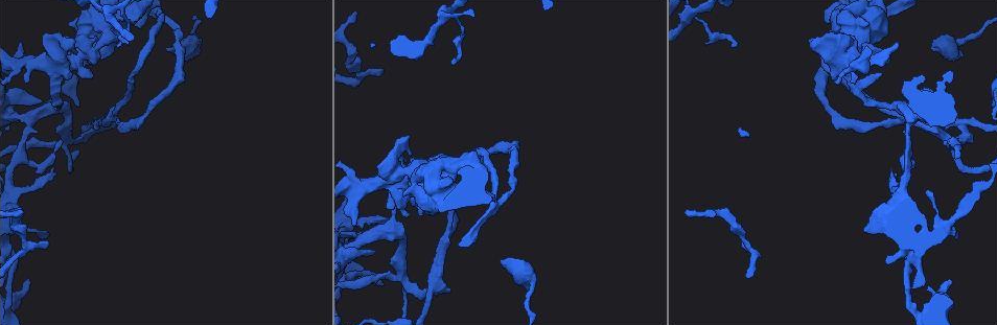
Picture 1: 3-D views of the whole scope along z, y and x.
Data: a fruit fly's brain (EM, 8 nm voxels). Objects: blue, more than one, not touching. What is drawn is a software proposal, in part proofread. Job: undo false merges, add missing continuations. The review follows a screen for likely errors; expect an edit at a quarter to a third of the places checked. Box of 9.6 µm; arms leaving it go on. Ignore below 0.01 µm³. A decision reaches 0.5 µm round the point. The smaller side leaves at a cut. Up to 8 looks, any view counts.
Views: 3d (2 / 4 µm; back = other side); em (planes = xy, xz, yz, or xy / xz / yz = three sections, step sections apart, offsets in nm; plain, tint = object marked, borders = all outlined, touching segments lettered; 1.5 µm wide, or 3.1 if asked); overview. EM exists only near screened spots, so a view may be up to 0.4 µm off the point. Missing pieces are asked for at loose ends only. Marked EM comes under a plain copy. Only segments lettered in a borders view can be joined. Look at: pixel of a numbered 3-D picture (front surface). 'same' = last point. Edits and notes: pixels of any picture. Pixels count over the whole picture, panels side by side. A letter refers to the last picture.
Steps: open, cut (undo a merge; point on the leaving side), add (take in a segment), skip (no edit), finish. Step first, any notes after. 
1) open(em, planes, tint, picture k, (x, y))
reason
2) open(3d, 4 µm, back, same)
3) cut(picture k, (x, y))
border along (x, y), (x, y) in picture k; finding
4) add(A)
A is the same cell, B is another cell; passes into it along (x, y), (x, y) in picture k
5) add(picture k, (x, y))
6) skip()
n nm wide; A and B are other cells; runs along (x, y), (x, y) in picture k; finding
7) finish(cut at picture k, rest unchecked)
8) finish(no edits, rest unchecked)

open(em, planes, borders, picture 1, (47, 242))

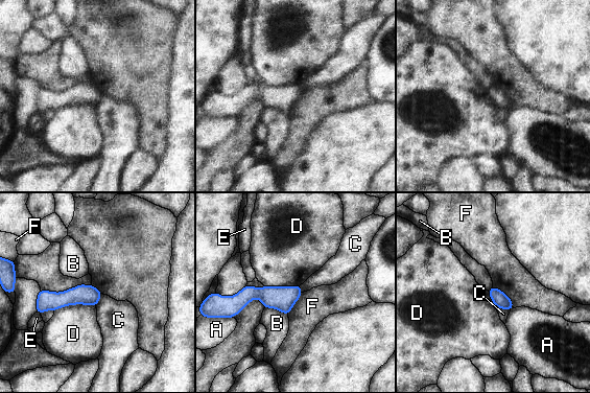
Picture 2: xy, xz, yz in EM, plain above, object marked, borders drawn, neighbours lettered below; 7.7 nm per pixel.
skip()
A, B, C, D, E and F are other cells; runs along (299, 291), (246, 294), (234, 304) in picture 2; no lettered segment goes on from it

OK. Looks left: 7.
open(3d, 2 µm, back, picture 1, (737, 43))
thin end

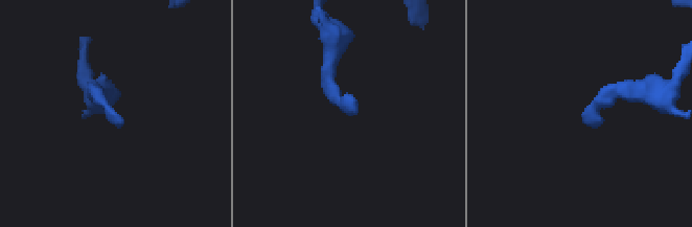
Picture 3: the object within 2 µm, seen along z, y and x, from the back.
open(em, yz, step 8, borders, picture 3, (354, 114))
shape alone is not enough

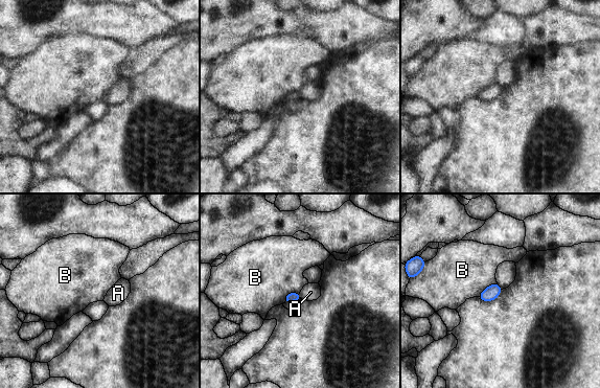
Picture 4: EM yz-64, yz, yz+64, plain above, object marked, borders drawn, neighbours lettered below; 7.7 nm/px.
open(em, xz, step 8, borders, same)
another direction

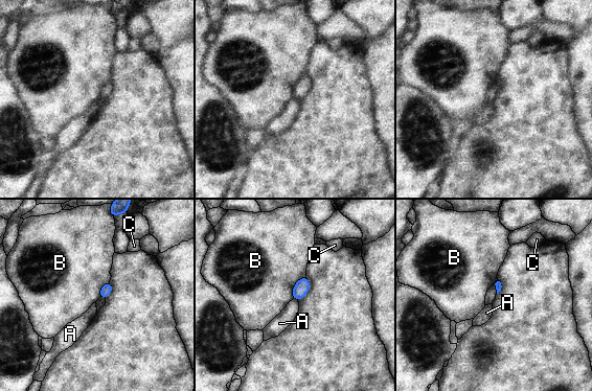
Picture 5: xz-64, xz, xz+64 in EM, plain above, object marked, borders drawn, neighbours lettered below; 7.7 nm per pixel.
skip()
A, B and C are other cells; border along (293, 298), (297, 301) in picture 5; none of them fits

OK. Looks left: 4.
open(em, planes, borders, picture 1, (422, 213))
thick end

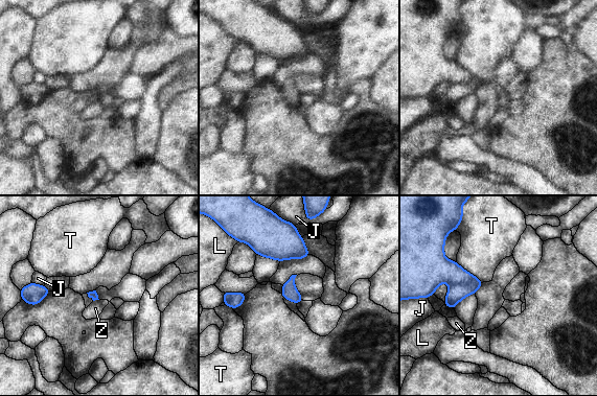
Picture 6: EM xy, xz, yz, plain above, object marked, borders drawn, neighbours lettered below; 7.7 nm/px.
skip()
T touches over 280 nm; J, L, T and Z are other cells; border along (98, 299), (93, 301) in picture 6; none of them fits

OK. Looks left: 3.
finish(no edits, rest unchecked)

